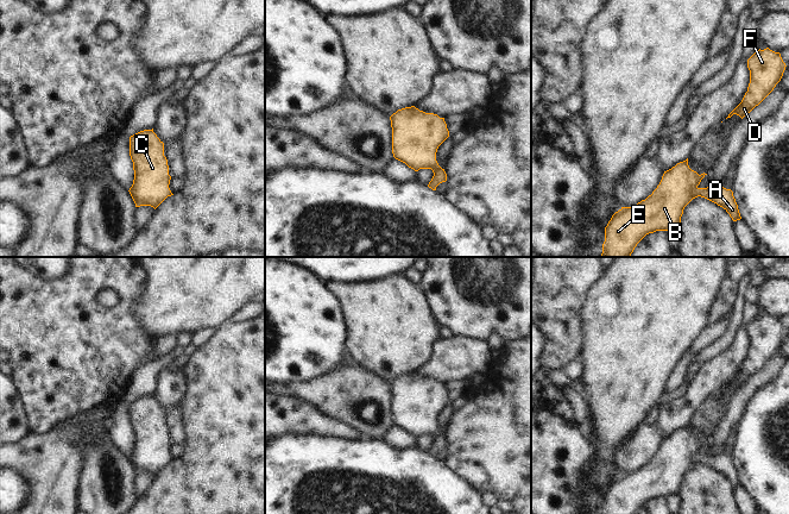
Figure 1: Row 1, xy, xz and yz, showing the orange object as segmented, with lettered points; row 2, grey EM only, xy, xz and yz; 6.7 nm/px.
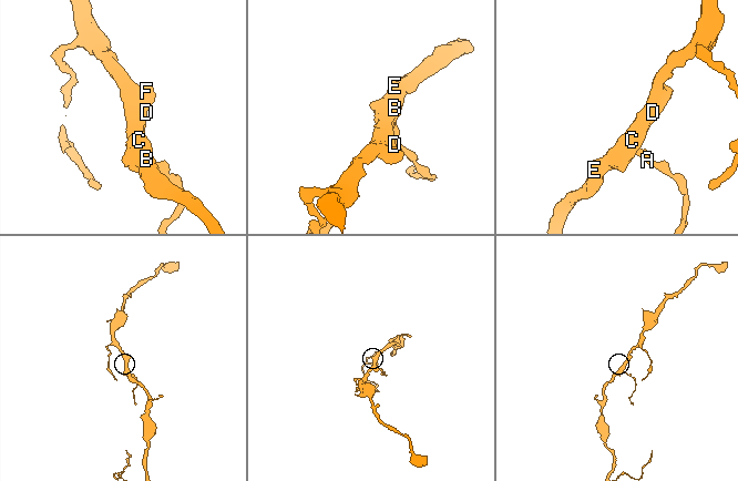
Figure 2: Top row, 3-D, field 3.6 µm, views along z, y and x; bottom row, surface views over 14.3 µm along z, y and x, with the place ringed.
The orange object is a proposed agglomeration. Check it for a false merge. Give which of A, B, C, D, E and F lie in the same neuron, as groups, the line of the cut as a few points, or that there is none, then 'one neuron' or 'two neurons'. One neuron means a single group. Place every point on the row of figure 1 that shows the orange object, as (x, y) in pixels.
A B C D E F | no cut | one neuron

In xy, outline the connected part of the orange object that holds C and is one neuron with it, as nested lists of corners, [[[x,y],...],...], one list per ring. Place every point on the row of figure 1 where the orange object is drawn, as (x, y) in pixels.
[[[144,130],[130,137],[130,156],[133,162],[134,180],[130,194],[135,207],[151,206],[154,209],[173,195],[169,188],[168,159],[164,143],[152,130]]]

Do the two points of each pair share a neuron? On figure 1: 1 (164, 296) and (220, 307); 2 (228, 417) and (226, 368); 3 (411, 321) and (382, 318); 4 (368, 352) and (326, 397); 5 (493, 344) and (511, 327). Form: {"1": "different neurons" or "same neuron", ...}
{"1": "same neuron", "2": "same neuron", "3": "same neuron", "4": "different neurons", "5": "different neurons"}

